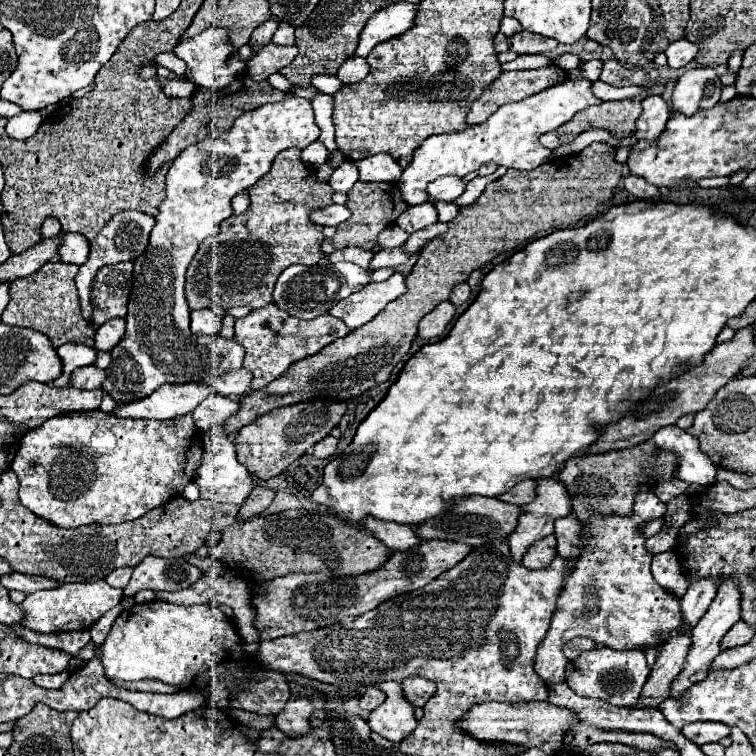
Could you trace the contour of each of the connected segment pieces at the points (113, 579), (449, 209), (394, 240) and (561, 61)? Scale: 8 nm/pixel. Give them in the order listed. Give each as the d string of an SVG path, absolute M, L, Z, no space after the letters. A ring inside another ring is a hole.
M116 568L106 576L106 582L114 588L126 588L126 584L130 582L132 576L132 568Z
M436 202L434 206L438 210L438 220L440 222L450 222L458 214L458 206L454 202Z
M396 224L386 226L380 234L378 234L378 246L380 248L394 248L394 246L402 246L408 240L408 234L402 232L402 228L398 228Z
M567 53L553 58L552 63L568 72L579 66L580 59L574 54Z

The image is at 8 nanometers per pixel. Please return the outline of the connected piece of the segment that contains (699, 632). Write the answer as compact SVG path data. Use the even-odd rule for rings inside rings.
M724 578L722 584L718 586L718 592L710 604L710 608L706 610L706 614L700 618L700 622L694 626L692 630L692 648L688 652L688 660L682 668L682 672L676 676L676 680L672 682L672 690L670 690L670 696L674 698L680 698L692 684L700 682L706 678L706 672L710 668L710 662L720 654L720 640L722 636L740 620L740 586L736 582L736 578Z

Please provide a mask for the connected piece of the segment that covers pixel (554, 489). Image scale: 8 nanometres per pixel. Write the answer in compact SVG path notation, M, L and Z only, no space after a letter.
M554 478L538 480L538 496L524 506L524 512L514 534L508 536L508 546L516 564L522 562L522 556L534 542L554 534L554 522L558 518L570 514L570 498L562 482Z

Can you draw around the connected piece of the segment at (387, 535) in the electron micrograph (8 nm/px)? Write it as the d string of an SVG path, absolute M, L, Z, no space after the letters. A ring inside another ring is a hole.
M368 518L366 528L378 540L382 540L392 552L406 552L408 548L414 548L422 542L422 538L410 526L402 526L396 522L384 522L384 520L376 520L376 518Z

